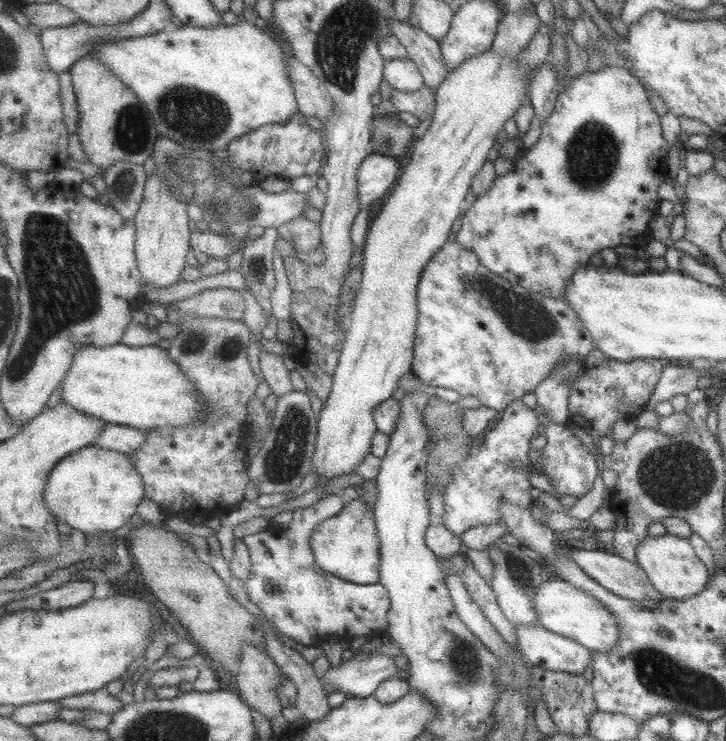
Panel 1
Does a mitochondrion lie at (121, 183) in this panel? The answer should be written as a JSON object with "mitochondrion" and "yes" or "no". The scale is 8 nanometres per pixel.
{"mitochondrion":"yes"}

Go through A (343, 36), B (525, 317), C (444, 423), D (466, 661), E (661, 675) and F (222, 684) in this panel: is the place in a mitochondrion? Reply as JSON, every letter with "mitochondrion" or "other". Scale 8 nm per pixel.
{"A":"mitochondrion","B":"mitochondrion","C":"mitochondrion","D":"mitochondrion","E":"mitochondrion","F":"other"}

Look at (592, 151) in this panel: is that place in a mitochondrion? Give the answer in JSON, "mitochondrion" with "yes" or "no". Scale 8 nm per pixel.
{"mitochondrion":"yes"}

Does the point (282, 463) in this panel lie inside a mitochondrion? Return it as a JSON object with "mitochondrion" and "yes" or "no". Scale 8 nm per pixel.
{"mitochondrion":"yes"}

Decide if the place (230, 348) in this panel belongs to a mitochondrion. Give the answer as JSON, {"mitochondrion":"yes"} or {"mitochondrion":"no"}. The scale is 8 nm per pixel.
{"mitochondrion":"yes"}

